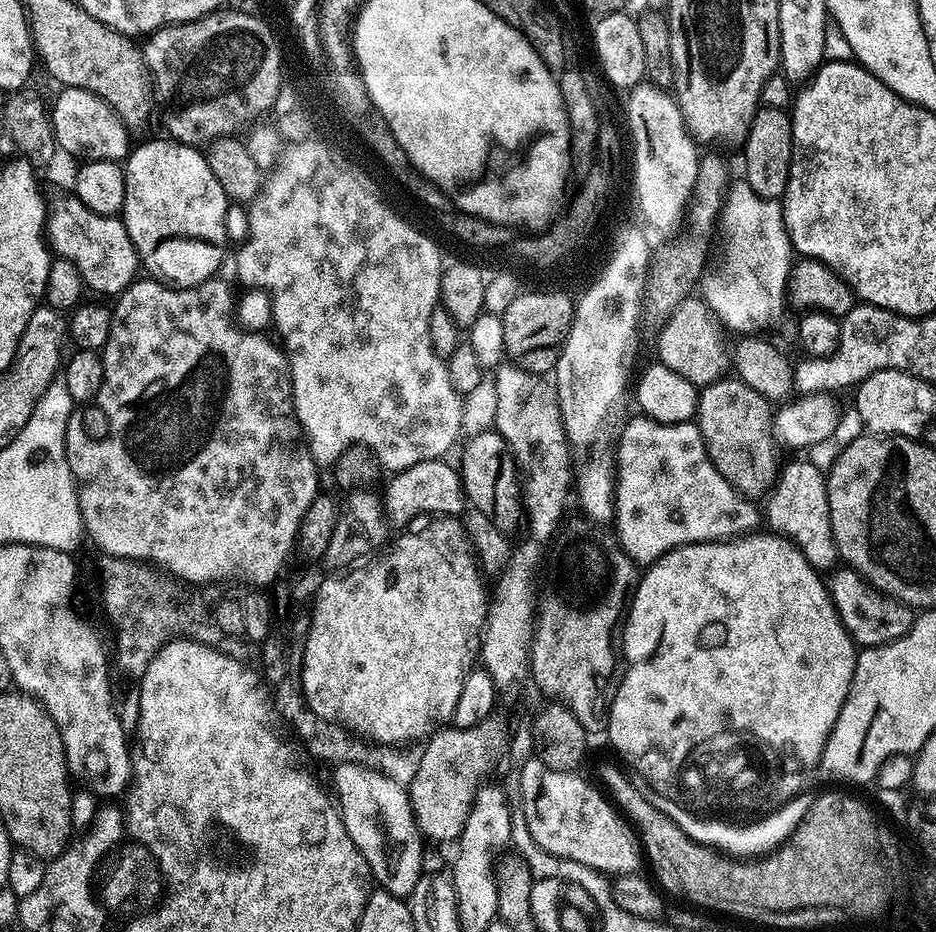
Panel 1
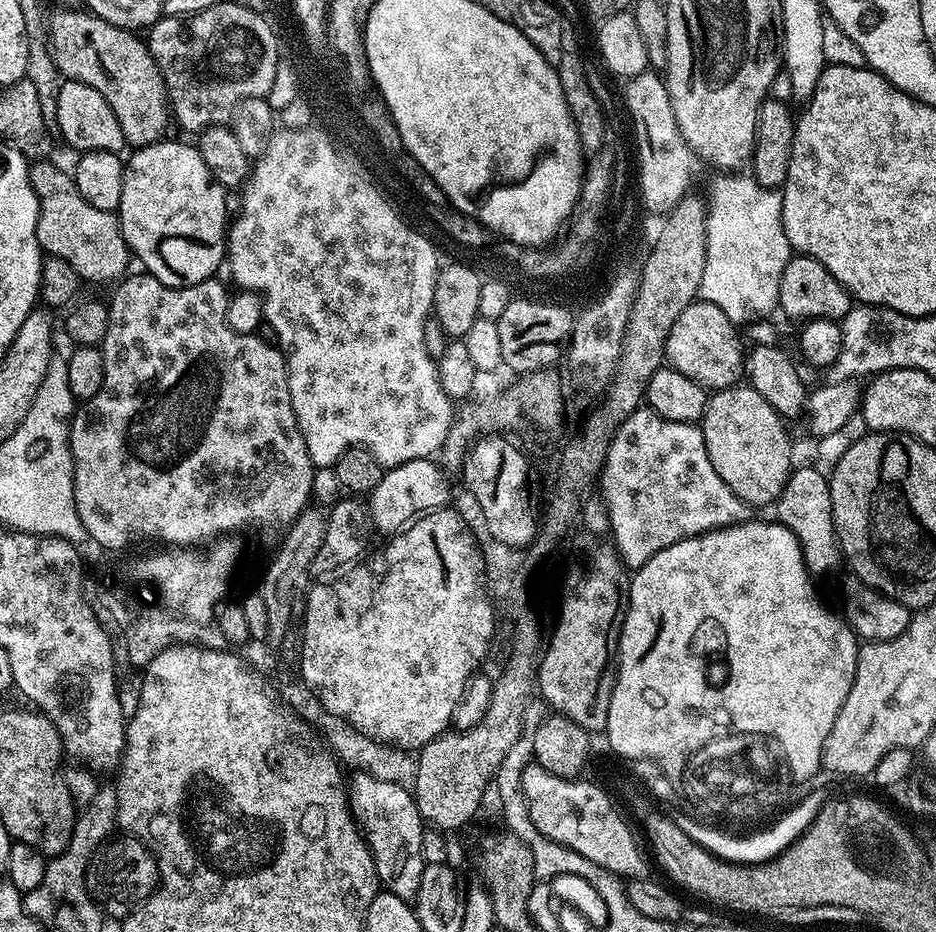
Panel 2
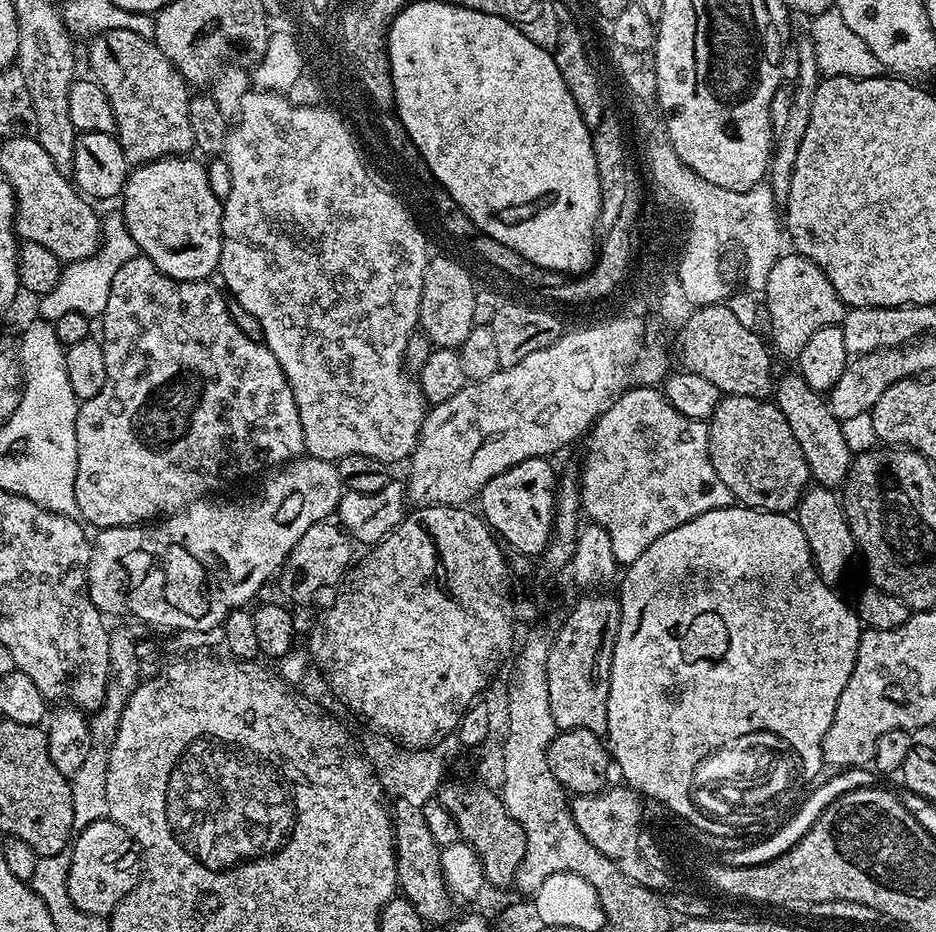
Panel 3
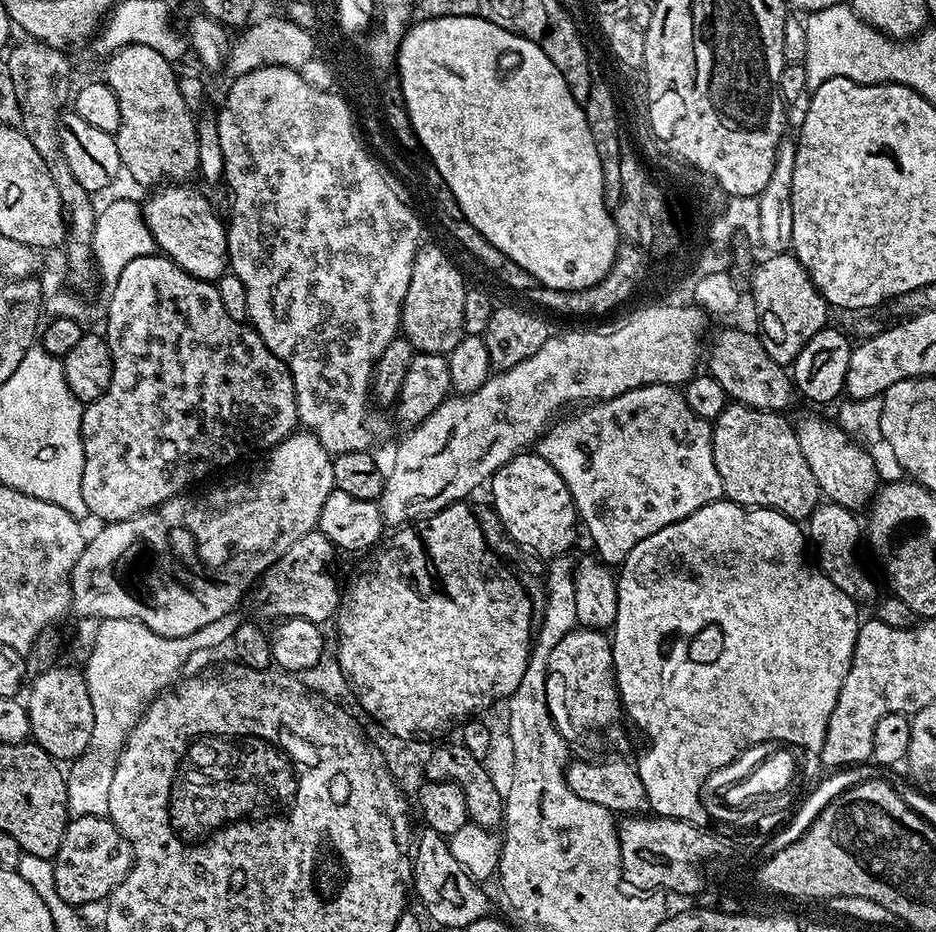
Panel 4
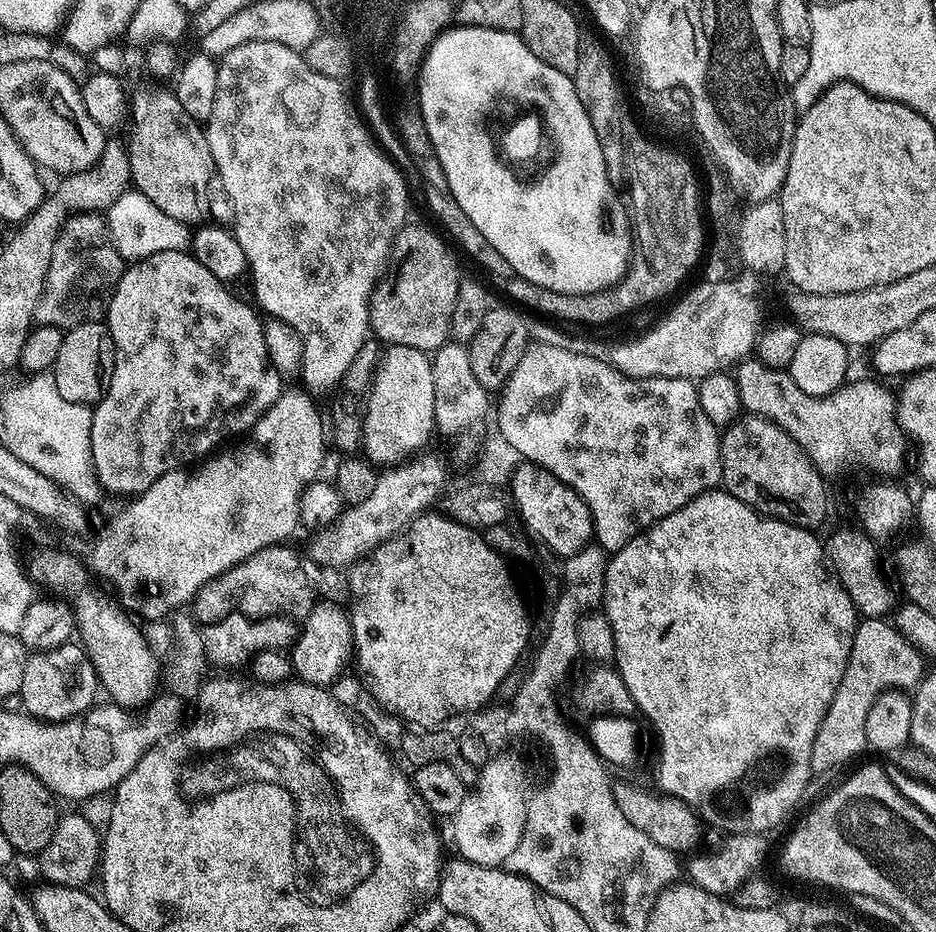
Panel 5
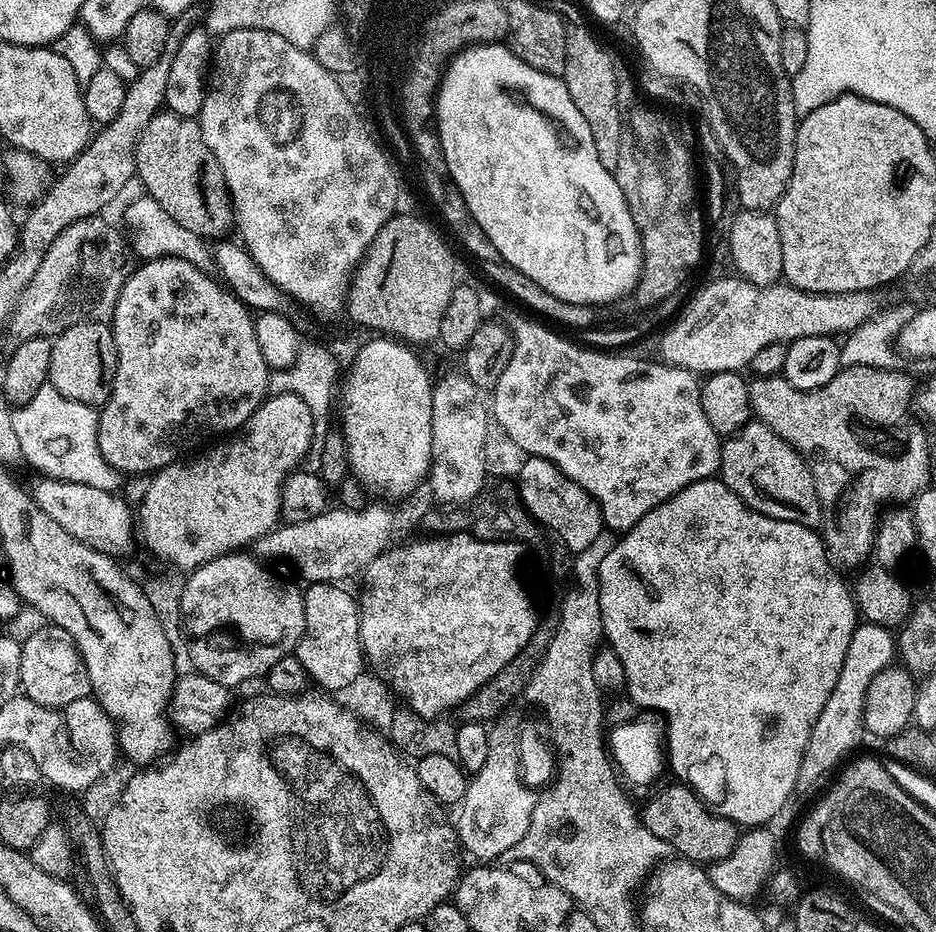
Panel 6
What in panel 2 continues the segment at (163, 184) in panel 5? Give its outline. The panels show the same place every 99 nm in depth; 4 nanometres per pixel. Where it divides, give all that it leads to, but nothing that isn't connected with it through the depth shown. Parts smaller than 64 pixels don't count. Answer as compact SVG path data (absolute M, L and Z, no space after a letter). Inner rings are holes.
M87 10L58 12L52 28L50 20L50 47L61 77L94 86L110 102L110 110L114 110L114 118L122 126L125 145L145 148L165 139L168 120L170 124L168 92L147 43L141 37L139 40L135 31L108 24Z

